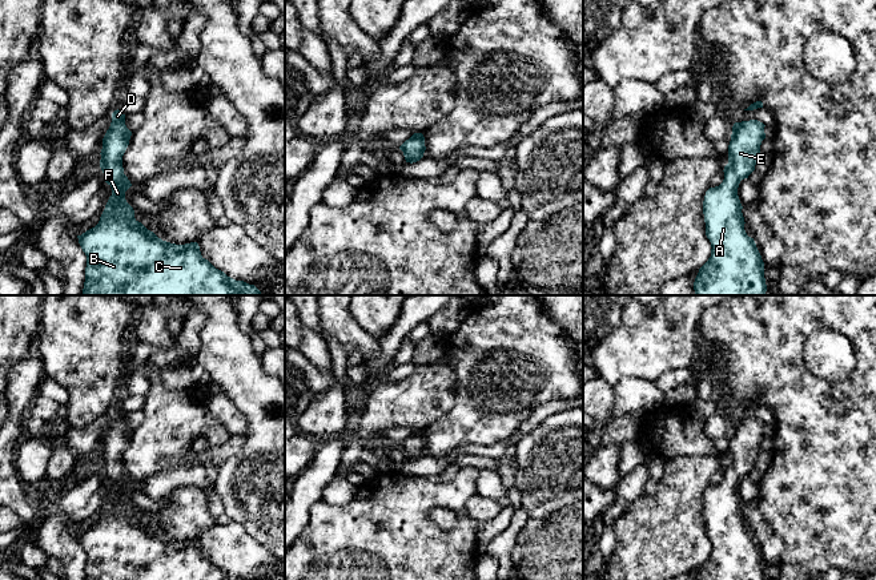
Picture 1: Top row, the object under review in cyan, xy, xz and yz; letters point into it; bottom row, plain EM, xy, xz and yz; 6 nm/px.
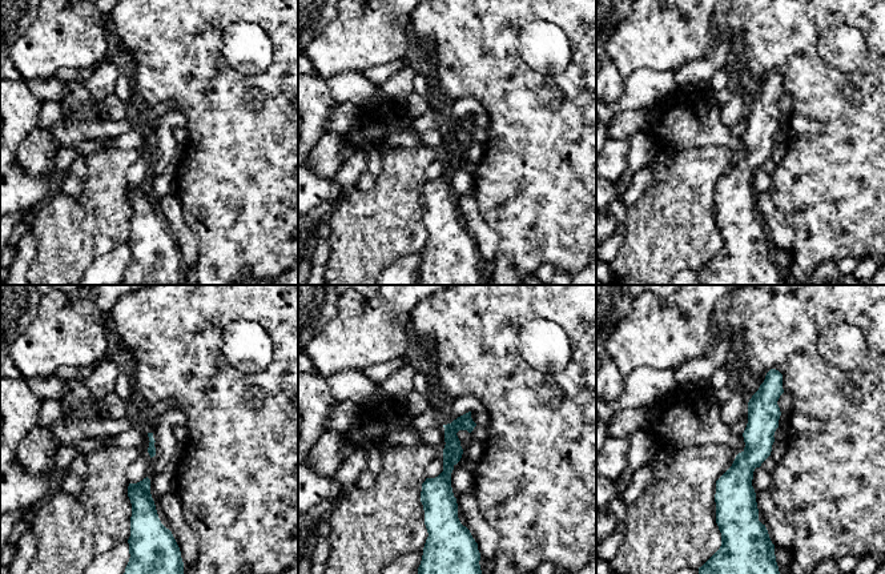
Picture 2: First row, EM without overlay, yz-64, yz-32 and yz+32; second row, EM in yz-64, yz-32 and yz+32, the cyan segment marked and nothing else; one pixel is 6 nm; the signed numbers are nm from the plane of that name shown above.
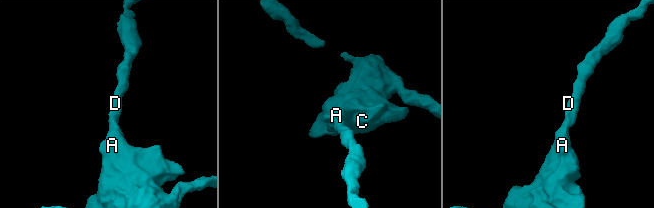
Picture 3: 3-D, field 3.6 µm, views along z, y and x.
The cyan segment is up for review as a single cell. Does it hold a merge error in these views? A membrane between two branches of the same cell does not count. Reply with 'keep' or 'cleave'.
keep

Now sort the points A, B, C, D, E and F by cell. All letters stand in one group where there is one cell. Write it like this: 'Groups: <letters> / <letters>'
Groups: A B C D E F

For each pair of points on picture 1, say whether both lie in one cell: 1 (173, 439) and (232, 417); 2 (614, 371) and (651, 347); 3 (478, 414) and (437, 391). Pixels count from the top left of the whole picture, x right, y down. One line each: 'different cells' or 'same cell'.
1: different cells
2: same cell
3: different cells

